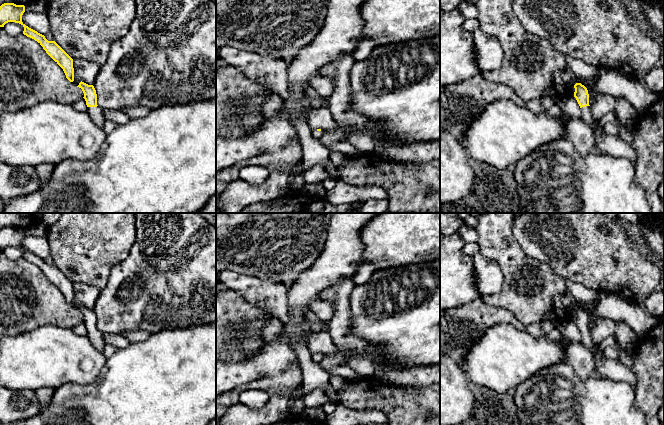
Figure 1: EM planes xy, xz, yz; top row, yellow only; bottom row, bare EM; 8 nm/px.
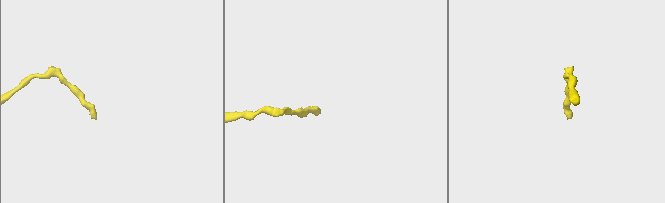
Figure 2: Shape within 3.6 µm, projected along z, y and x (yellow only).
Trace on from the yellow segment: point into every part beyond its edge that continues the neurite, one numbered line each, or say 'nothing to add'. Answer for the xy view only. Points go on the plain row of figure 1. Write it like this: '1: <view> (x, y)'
1: xy (96, 338)

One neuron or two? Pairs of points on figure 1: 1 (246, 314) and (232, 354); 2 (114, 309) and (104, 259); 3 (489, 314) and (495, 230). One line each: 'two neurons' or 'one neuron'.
1: one neuron
2: two neurons
3: two neurons

